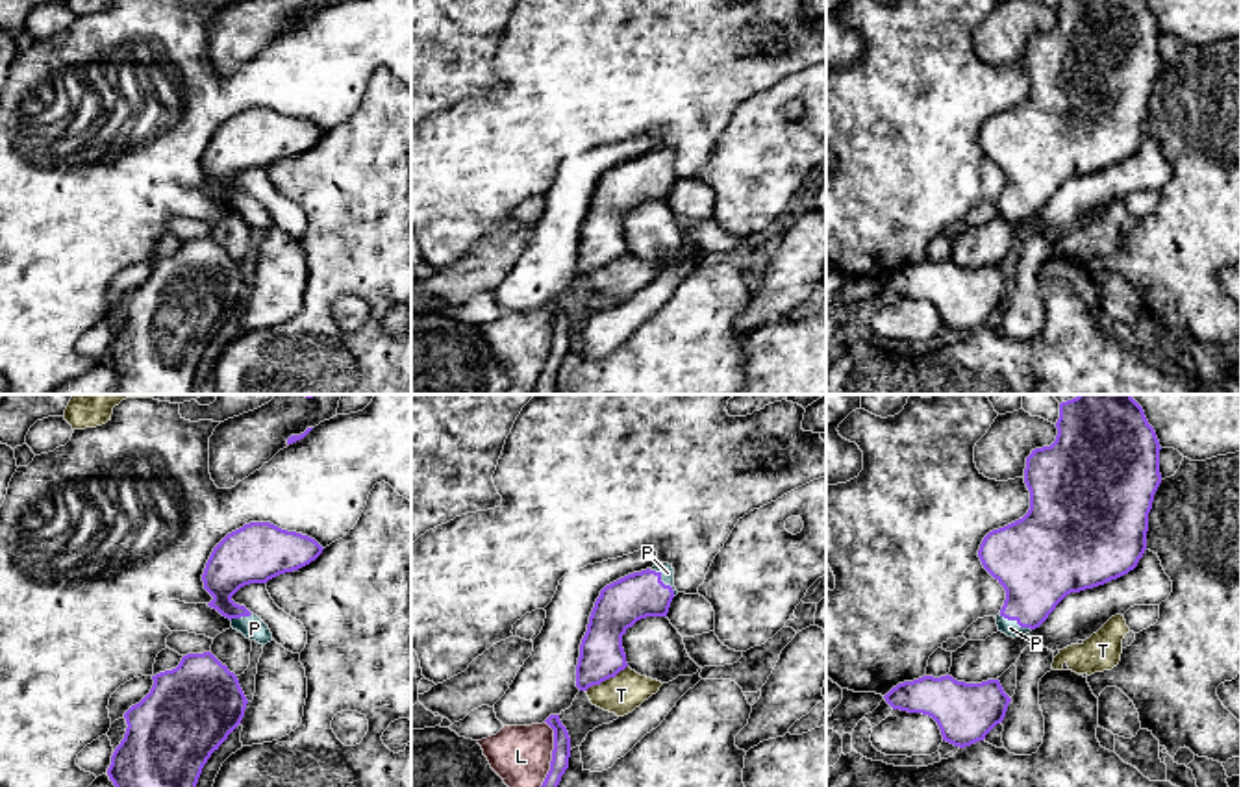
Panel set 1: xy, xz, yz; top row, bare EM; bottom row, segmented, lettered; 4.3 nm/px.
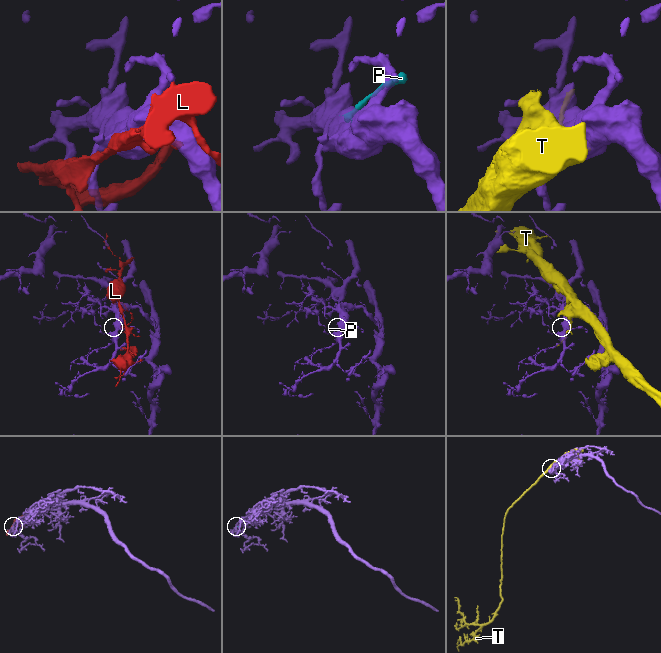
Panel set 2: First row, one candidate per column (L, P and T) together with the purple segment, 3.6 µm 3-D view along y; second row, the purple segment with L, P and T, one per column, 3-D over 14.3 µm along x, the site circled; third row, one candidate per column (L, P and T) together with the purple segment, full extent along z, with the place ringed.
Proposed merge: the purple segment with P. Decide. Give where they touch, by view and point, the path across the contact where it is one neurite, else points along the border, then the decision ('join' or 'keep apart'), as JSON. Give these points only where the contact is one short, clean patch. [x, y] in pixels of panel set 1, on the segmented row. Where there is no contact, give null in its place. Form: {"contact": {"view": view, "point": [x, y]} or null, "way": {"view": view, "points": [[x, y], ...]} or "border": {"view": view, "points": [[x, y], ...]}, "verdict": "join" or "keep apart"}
{"contact": {"view": "xz", "point": [660, 580]}, "way": {"view": "xz", "points": [[621, 604], [647, 593], [660, 580], [667, 573]]}, "verdict": "join"}

